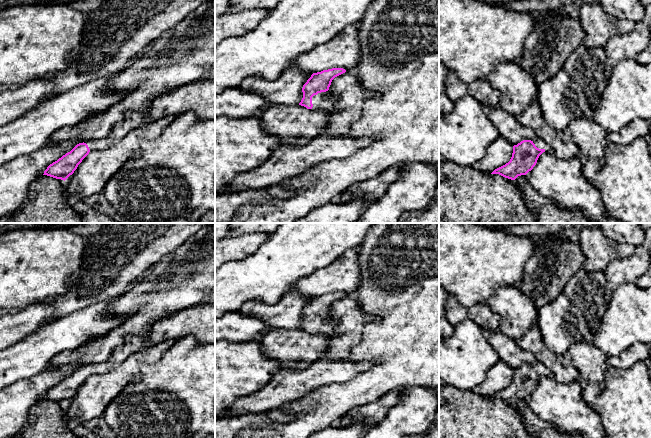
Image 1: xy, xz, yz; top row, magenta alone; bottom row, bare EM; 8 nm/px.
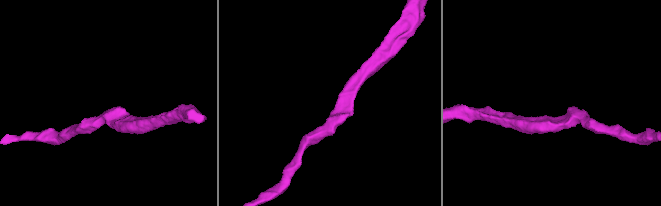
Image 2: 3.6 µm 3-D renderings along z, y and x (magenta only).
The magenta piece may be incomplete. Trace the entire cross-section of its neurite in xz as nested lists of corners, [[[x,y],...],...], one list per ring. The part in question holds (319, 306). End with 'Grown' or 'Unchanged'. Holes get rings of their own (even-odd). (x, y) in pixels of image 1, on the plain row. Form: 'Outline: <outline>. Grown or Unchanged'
Outline: [[[332,292],[313,297],[303,309],[303,322],[299,329],[312,334],[331,334],[336,322],[328,315],[332,304],[345,297],[343,292]]]. Grown

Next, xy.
Outline: [[[130,335],[125,342],[115,348],[109,359],[102,364],[89,364],[77,368],[70,376],[63,379],[57,385],[50,388],[44,395],[47,399],[56,403],[66,404],[74,397],[78,389],[90,375],[105,374],[120,366],[131,354],[144,347],[144,339]]]. Grown

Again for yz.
Outline: [[[541,362],[523,364],[513,370],[510,385],[495,393],[491,398],[499,398],[505,402],[515,404],[518,400],[526,399],[536,389],[539,380],[543,377],[551,377],[551,371]]]. Grown

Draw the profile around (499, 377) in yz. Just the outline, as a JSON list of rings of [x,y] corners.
[[[501,359],[489,370],[485,381],[478,385],[473,392],[491,398],[495,393],[508,387],[512,381],[513,369]]]

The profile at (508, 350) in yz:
[[[499,329],[484,331],[488,342],[494,347],[499,358],[511,369],[517,369],[523,364],[531,364],[537,361],[536,357],[521,349],[516,340],[504,335]]]

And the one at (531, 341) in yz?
[[[537,323],[533,324],[518,340],[517,343],[521,349],[532,353],[537,361],[548,368],[552,376],[559,383],[571,383],[579,381],[583,384],[579,372],[572,367],[565,367],[561,356],[556,355],[549,350],[540,334]]]

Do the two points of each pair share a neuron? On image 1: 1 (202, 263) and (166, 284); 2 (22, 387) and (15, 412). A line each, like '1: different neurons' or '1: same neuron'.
1: same neuron
2: same neuron

